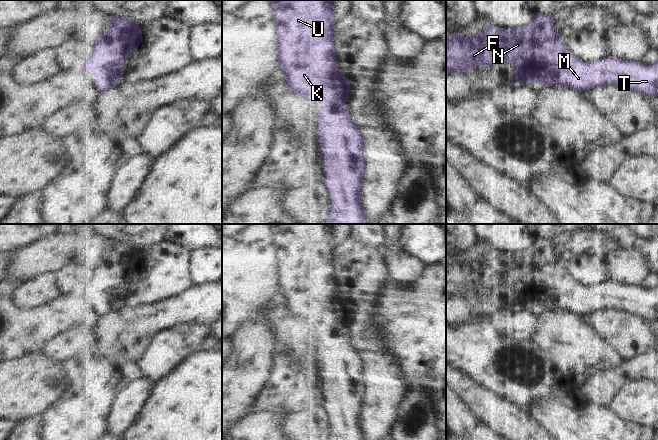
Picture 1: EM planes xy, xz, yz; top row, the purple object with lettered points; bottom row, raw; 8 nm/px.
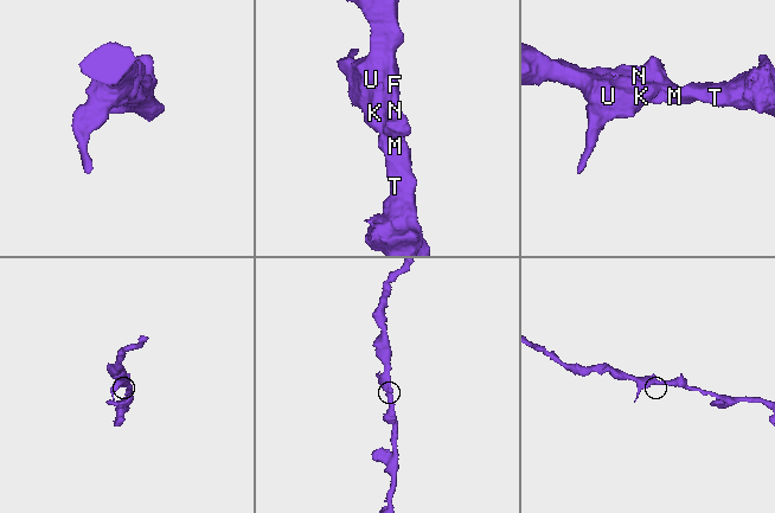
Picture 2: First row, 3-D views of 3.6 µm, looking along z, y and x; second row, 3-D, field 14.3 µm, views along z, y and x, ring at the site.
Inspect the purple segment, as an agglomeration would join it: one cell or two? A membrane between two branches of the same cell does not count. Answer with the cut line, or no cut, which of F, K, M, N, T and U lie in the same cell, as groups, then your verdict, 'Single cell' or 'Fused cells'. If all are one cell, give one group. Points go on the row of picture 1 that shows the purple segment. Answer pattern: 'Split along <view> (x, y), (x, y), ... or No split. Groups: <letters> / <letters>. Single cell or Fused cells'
No split. Groups: F K M N T U. Single cell

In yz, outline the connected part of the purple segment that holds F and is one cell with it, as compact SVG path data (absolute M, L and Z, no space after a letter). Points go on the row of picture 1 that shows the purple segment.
M537 12L533 20L520 29L502 29L488 25L475 37L456 34L446 40L446 71L465 74L472 68L483 69L508 63L513 66L518 83L533 83L538 86L555 84L577 92L602 85L616 85L638 91L645 97L658 95L658 62L645 66L638 61L620 61L607 56L592 63L584 63L564 48L562 36L556 31L553 17Z

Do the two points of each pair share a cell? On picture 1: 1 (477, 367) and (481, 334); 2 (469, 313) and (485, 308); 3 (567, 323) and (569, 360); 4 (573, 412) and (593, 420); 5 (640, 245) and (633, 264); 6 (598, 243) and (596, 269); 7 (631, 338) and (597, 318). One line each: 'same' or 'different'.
1: same
2: different
3: same
4: same
5: different
6: different
7: same

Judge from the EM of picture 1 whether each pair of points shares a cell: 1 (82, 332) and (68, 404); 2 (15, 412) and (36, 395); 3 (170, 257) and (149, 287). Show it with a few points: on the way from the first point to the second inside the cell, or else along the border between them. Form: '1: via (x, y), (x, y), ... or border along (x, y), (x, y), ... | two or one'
1: border along (93, 354), (68, 358), (61, 363) | two
2: via (20, 407), (31, 396) | one
3: via (169, 264), (156, 280) | one

